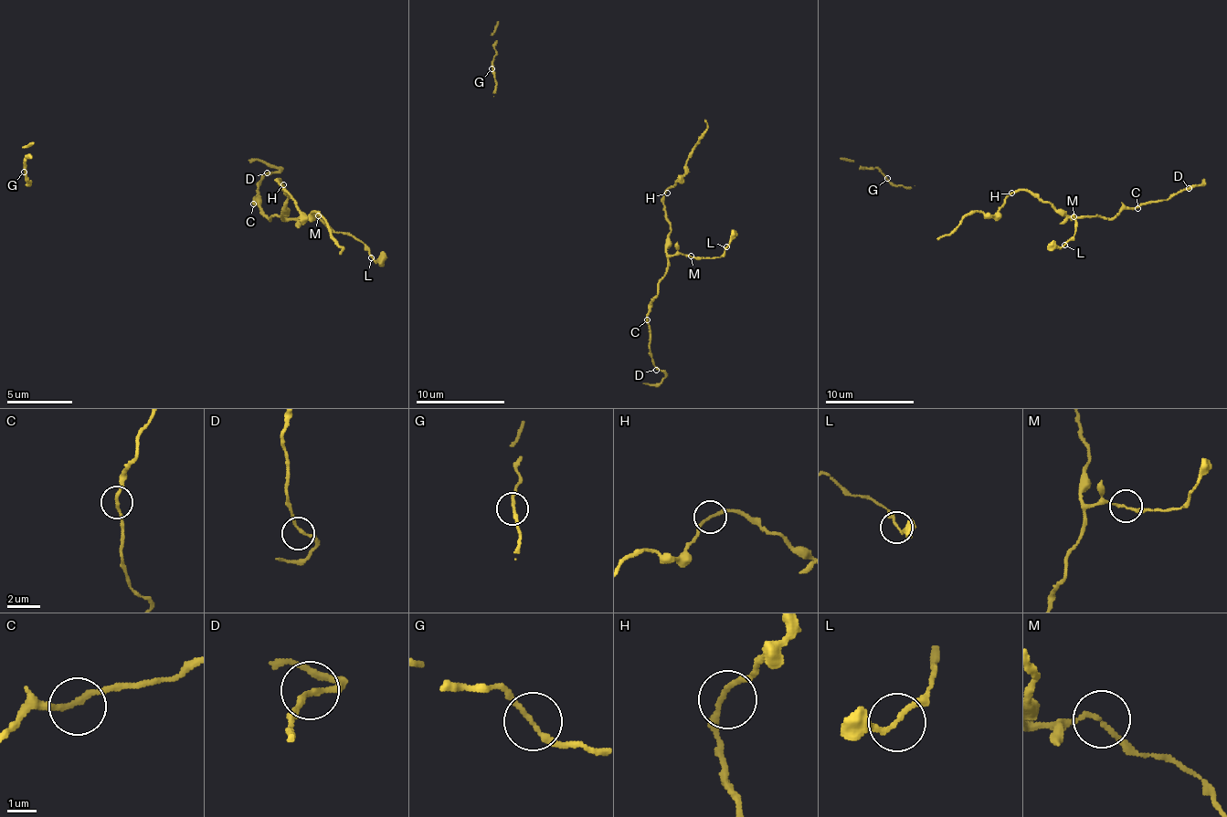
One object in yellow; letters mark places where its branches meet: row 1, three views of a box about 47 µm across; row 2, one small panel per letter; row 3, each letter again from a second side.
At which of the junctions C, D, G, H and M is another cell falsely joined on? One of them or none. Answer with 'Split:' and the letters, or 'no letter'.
Split: no letter

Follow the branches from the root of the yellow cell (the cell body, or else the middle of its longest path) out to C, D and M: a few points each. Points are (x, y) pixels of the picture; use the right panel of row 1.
C: (1009, 193), (1031, 191), (1071, 217), (1113, 217), (1124, 208), (1137, 208)
D: (1009, 193), (1031, 191), (1071, 217), (1113, 217), (1124, 208), (1170, 199), (1189, 188)
M: (1009, 193), (1031, 191), (1058, 211), (1064, 211), (1071, 217), (1073, 215)

